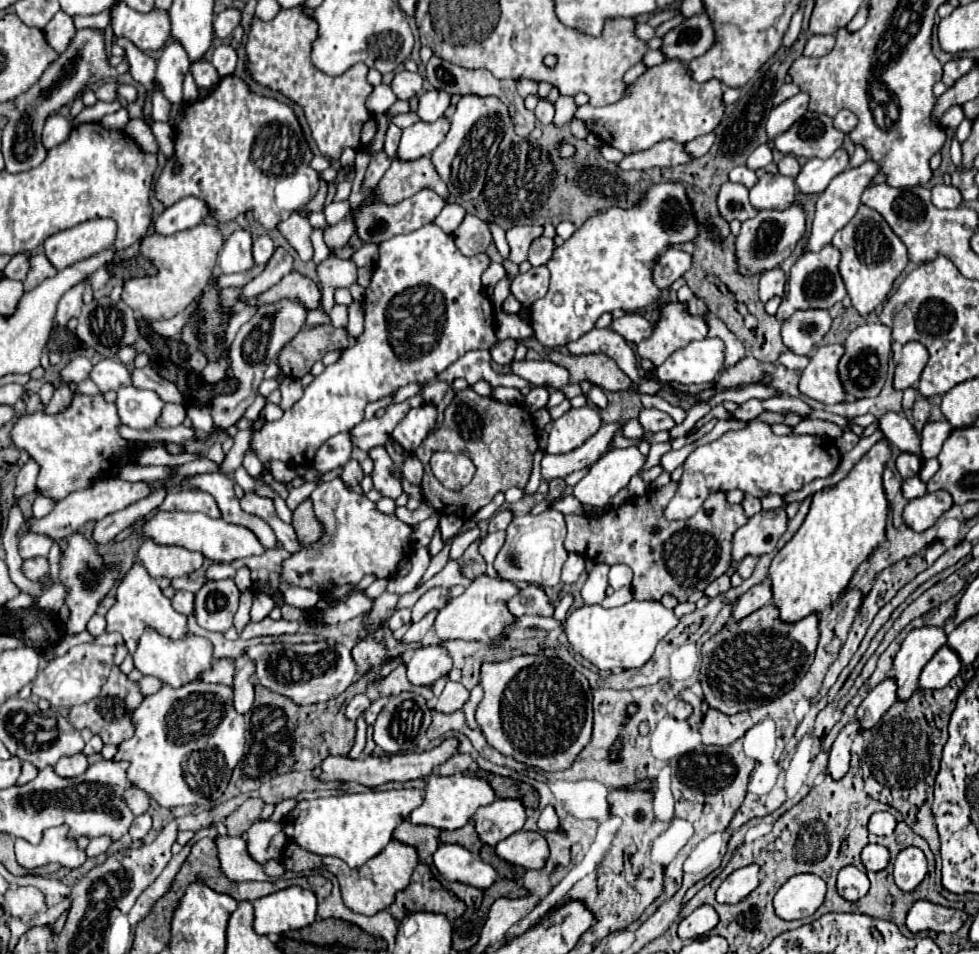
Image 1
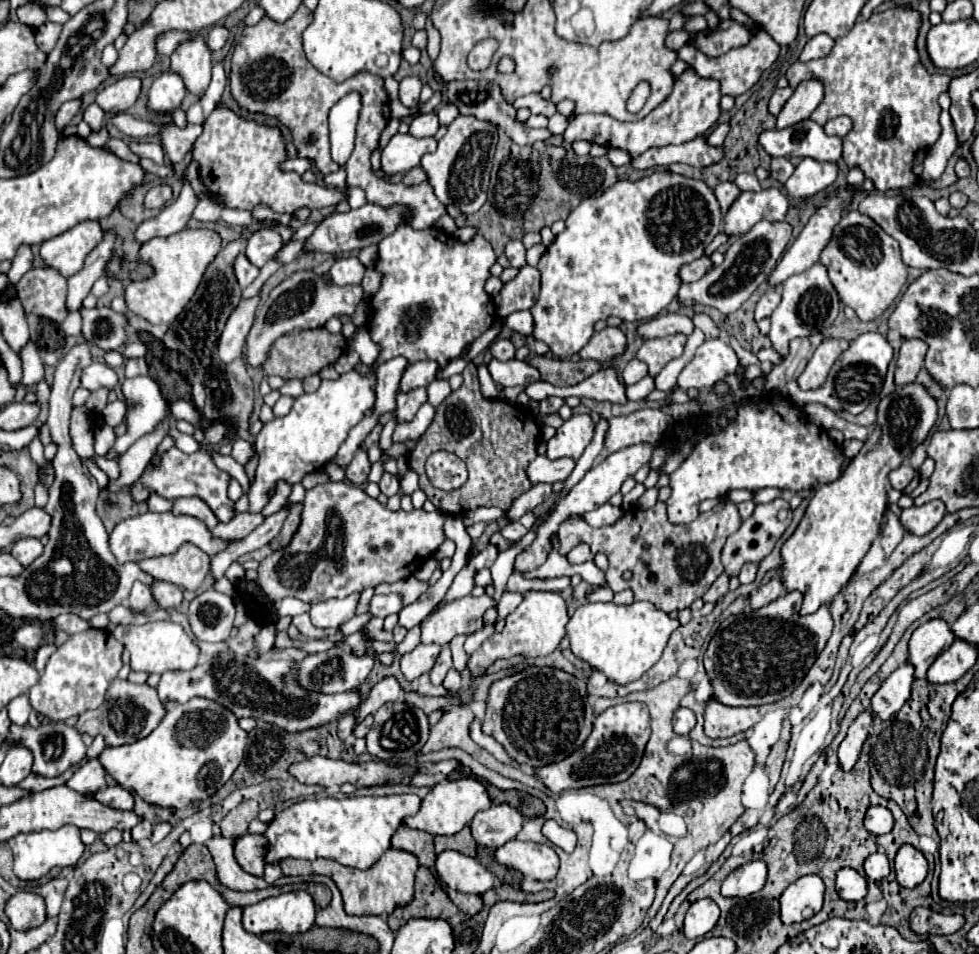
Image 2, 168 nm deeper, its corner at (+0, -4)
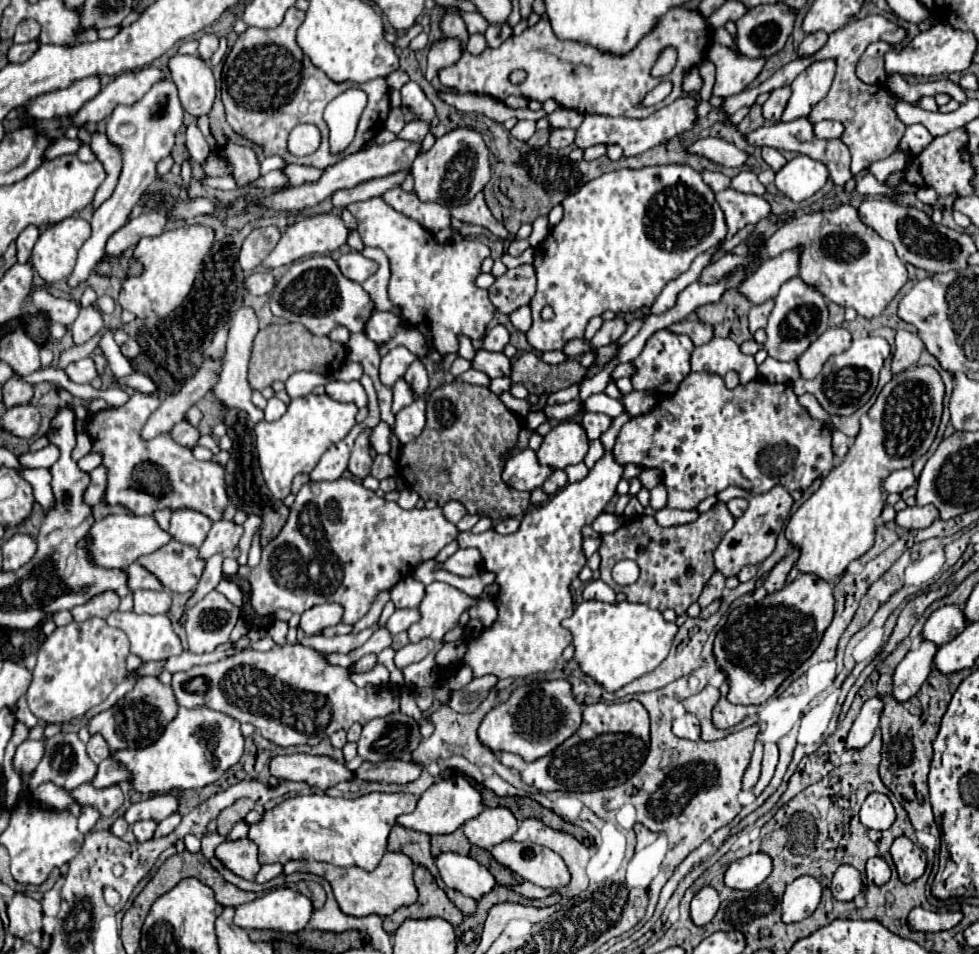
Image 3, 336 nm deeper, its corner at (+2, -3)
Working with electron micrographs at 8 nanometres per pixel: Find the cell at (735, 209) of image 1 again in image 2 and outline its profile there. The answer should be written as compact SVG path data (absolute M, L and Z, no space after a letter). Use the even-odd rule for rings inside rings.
M727 181L727 183L719 183L719 187L715 187L715 197L717 197L723 213L729 211L729 207L733 205L733 201L735 201L739 195L741 195L741 191L739 191L739 187L737 187L735 183L729 183L729 181Z

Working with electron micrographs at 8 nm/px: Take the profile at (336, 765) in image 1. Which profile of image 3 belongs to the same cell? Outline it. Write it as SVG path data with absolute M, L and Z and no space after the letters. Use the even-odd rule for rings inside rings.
M291 754L291 756L275 756L271 758L269 772L281 780L297 780L307 782L319 790L327 790L343 780L351 780L353 774L349 770L327 758L327 756L311 756L311 754Z

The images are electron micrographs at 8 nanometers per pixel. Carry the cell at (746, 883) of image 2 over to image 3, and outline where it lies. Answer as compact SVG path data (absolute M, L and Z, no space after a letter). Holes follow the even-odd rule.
M765 852L749 854L741 860L735 860L727 874L725 874L725 886L735 890L751 890L757 888L773 870L771 858Z

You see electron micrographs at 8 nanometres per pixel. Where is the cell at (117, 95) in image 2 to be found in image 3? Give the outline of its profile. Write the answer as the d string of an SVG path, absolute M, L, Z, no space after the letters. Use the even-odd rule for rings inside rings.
M153 66L123 72L115 76L105 88L101 88L101 92L93 100L89 100L75 116L69 118L69 122L75 128L87 122L101 122L113 112L117 104L127 104L127 106L135 104L149 92L149 88L155 82L161 82L163 78L165 78L163 70Z

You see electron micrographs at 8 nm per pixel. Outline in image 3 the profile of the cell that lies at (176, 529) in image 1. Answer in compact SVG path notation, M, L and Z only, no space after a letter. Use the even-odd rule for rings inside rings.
M117 514L107 516L95 522L89 530L89 538L81 540L77 546L85 548L91 554L93 564L101 568L125 568L143 554L151 554L169 542L169 532L163 532L153 516L135 516L135 514Z

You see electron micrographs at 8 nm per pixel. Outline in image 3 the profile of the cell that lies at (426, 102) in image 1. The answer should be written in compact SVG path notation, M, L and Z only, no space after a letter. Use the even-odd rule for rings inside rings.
M413 120L413 122L409 122L409 124L403 126L403 130L397 134L397 138L409 140L409 142L421 142L427 132L429 132L429 122Z

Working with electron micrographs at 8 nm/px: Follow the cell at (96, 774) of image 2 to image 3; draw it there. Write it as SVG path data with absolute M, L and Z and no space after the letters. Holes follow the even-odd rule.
M109 756L105 762L99 764L99 770L97 770L91 784L97 788L105 788L105 786L129 782L129 780L131 780L131 772L121 762L117 762L115 758Z

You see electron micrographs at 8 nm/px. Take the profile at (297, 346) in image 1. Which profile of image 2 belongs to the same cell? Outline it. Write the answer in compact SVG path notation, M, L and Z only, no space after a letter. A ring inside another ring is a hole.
M307 329L299 333L289 333L279 337L269 353L267 363L263 365L265 375L279 375L283 379L305 379L321 371L321 367L331 365L347 349L347 341L341 333L329 333L327 329Z

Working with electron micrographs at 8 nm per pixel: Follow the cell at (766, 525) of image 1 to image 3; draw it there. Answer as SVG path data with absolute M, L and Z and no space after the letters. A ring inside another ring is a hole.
M773 486L765 494L757 494L749 500L749 508L741 518L735 520L735 526L721 538L721 544L715 548L715 568L725 576L737 576L747 564L761 564L773 550L777 536L783 528L783 522L789 518L793 498L783 486Z

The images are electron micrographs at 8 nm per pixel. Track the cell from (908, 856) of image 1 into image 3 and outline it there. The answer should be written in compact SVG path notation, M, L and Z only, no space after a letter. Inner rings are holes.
M907 836L895 838L895 842L891 846L891 856L893 856L893 862L897 866L901 882L909 884L909 882L917 880L919 876L923 876L925 866L927 866L927 856Z

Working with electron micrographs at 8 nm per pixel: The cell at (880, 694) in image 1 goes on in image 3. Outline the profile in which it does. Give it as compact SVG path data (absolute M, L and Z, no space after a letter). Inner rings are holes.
M929 640L919 642L917 648L907 652L907 656L899 662L893 676L895 698L901 698L901 702L907 702L909 698L913 698L913 694L917 694L917 690L933 670L935 652L937 652L937 646Z

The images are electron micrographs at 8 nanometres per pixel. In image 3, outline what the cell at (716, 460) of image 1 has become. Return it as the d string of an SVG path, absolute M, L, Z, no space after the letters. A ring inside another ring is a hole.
M691 372L673 398L659 400L649 412L633 416L621 428L611 452L619 464L631 462L661 470L665 474L661 480L669 494L669 508L677 510L695 510L703 498L715 496L727 486L739 486L755 494L763 494L777 484L789 490L805 490L815 478L821 478L833 468L831 428L809 416L797 402L791 384L767 384L755 378L729 390L723 376L711 372Z

